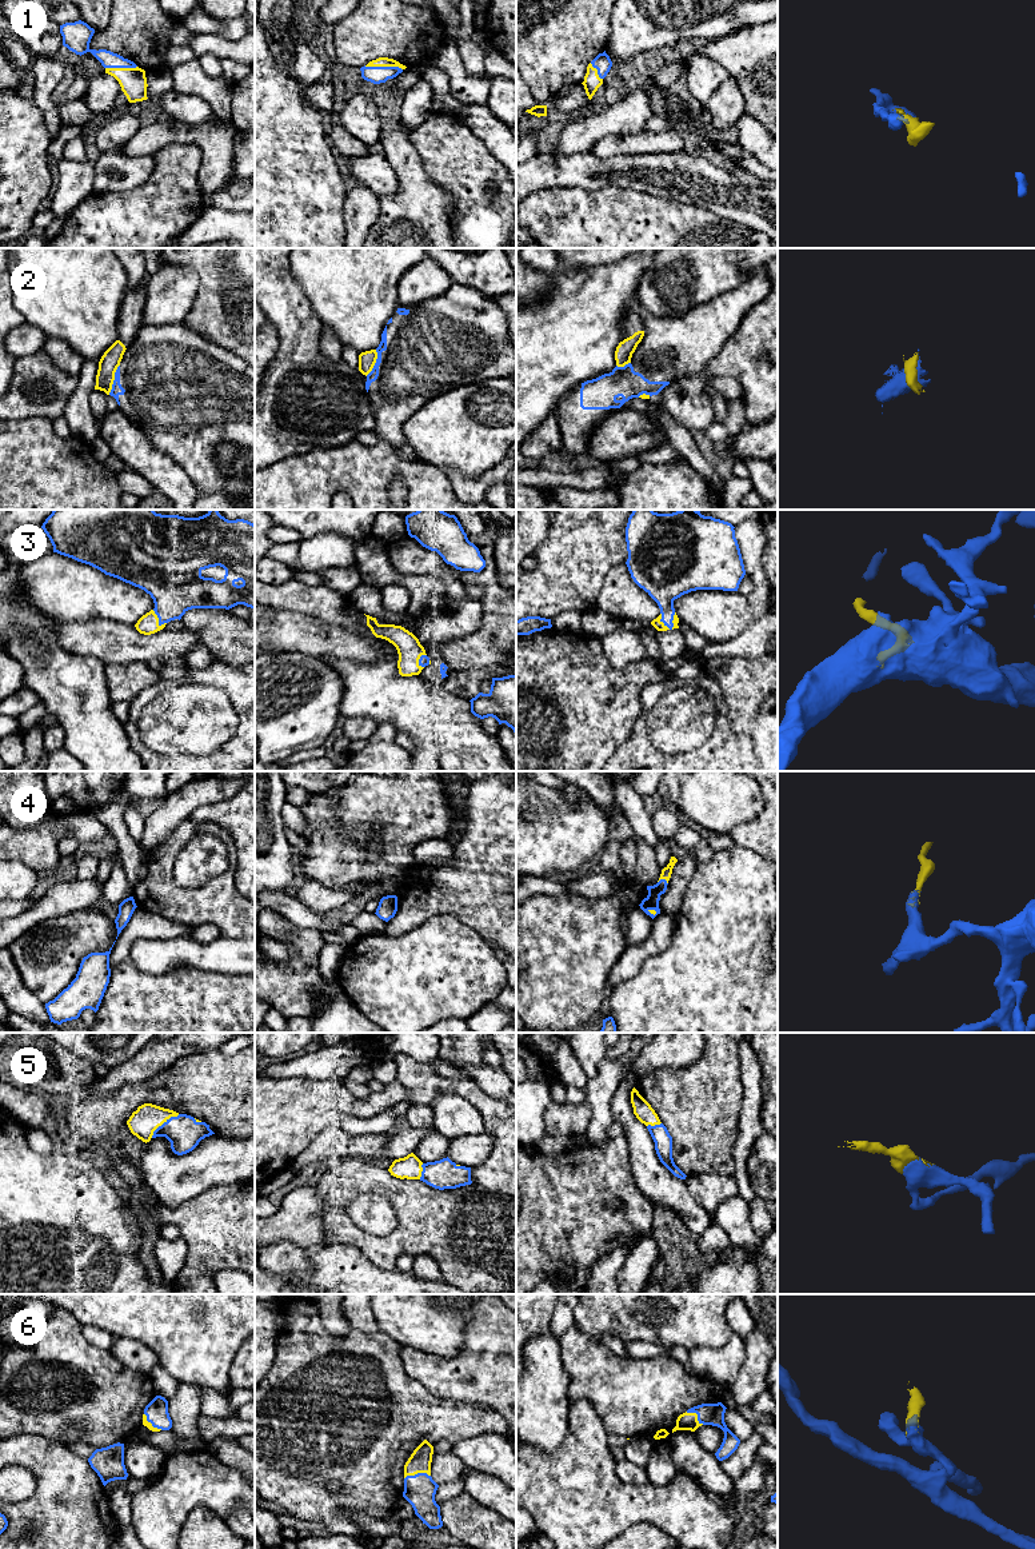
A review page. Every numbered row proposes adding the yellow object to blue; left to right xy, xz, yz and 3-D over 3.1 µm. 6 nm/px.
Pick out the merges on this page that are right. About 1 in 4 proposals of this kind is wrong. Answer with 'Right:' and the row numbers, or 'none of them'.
Right: 1, 3, 4, 5, 6

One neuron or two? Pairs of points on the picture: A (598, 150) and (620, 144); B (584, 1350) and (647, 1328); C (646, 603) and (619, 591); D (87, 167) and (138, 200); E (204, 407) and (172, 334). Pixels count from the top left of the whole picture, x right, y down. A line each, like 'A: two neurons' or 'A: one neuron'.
A: one neuron
B: two neurons
C: one neuron
D: two neurons
E: one neuron

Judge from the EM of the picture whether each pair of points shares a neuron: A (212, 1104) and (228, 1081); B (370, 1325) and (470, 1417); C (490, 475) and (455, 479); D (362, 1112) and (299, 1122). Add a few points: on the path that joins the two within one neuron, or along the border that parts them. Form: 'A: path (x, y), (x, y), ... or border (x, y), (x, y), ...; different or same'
A: path (218, 1098), (228, 1086); same
B: border (354, 1326), (363, 1332), (378, 1332); different
C: path (482, 483), (463, 483); same
D: path (346, 1108), (315, 1108); same

